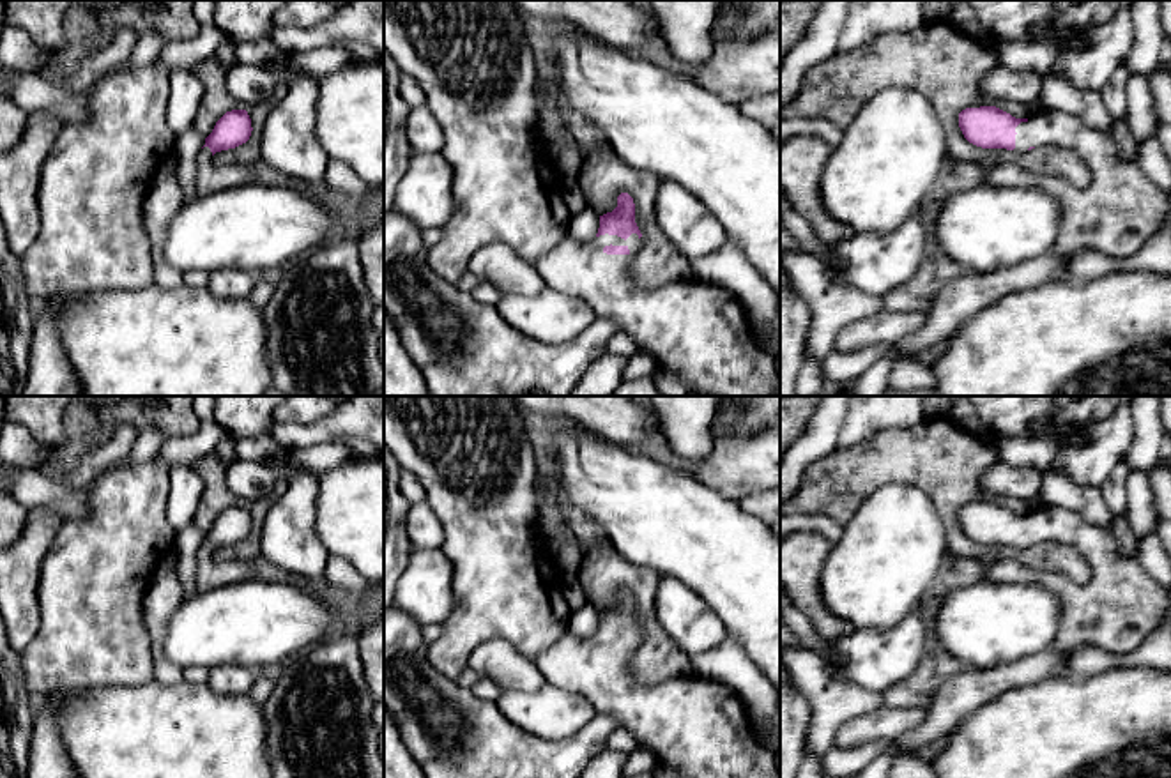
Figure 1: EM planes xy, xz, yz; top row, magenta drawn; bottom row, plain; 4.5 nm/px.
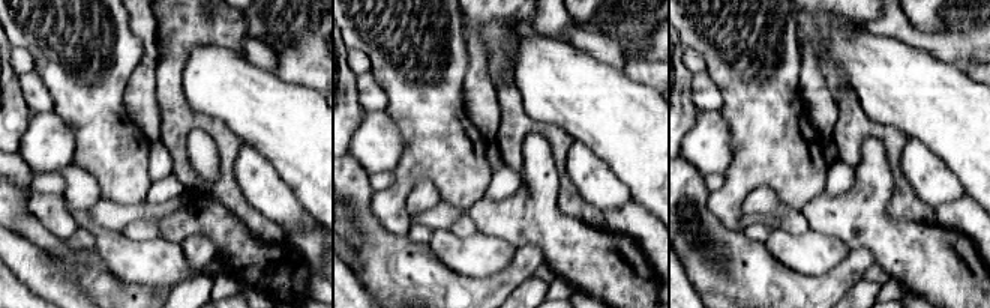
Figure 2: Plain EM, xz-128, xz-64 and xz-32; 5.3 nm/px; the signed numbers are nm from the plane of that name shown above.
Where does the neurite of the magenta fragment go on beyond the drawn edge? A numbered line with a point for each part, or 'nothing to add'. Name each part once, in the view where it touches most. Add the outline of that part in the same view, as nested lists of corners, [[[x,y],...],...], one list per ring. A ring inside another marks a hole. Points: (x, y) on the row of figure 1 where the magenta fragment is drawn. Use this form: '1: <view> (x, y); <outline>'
1: xz (697, 331); [[[566,235],[532,267],[555,292],[584,301],[598,318],[610,318],[662,370],[683,378],[693,396],[773,396],[780,391],[775,359],[761,350],[748,334],[748,313],[739,299],[723,286],[697,278],[640,288],[633,283],[630,263],[639,255],[640,239],[600,235],[582,242]],[[605,246],[626,246],[628,255],[607,255]]]

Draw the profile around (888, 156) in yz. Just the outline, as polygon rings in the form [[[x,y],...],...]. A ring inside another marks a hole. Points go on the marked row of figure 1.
[[[915,88],[881,90],[830,150],[823,207],[856,233],[892,233],[920,214],[946,156],[946,133],[929,99]]]

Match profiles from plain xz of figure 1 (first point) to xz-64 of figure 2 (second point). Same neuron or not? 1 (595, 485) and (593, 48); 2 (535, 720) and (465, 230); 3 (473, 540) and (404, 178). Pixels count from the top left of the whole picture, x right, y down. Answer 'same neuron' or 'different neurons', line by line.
1: different neurons
2: different neurons
3: same neuron

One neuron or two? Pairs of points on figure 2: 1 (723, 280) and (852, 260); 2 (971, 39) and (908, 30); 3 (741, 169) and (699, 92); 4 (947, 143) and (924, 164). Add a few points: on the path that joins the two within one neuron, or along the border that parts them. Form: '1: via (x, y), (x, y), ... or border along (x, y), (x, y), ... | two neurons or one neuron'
1: via (756, 287), (822, 287) | one neuron
2: via (956, 42), (923, 41) | one neuron
3: border along (710, 75), (722, 98), (720, 110) | two neurons
4: border along (908, 135), (923, 141), (957, 181) | two neurons

